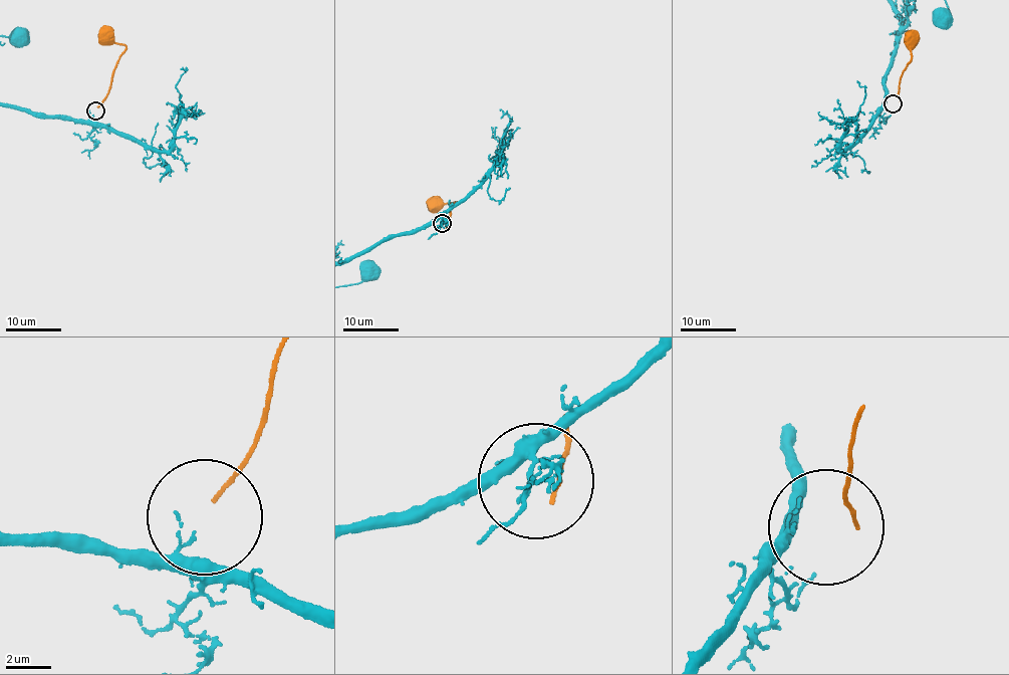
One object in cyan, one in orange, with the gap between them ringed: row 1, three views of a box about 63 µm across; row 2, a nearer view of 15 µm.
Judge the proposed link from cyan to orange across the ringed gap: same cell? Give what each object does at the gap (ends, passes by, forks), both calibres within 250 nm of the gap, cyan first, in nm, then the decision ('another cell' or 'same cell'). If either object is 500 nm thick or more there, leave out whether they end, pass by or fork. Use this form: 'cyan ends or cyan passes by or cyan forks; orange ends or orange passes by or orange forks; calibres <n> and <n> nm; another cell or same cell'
cyan passes by; orange ends; calibres 100 and 150 nm; another cell

